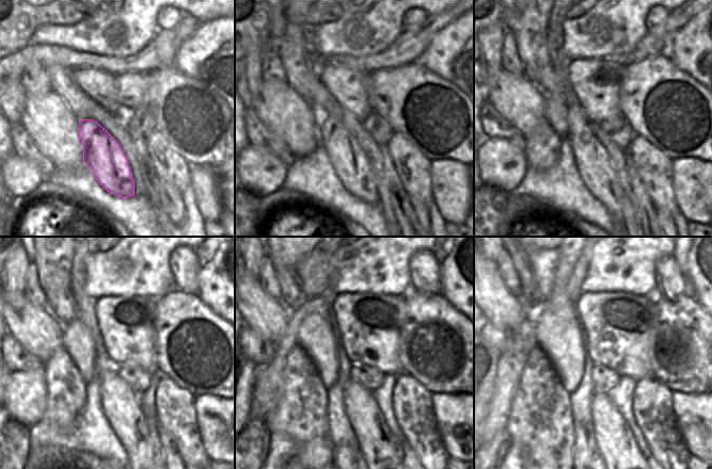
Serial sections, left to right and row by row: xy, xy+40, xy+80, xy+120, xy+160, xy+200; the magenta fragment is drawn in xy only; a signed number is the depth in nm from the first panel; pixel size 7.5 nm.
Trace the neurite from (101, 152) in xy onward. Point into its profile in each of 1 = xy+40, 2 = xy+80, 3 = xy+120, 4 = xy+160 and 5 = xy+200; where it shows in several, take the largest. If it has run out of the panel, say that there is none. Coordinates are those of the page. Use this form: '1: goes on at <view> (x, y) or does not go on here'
1: goes on at xy+40 (350, 164)
2: goes on at xy+80 (595, 167)
3: goes on at xy+120 (120, 404)
4: goes on at xy+160 (382, 453)
5: goes on at xy+200 (614, 438)

